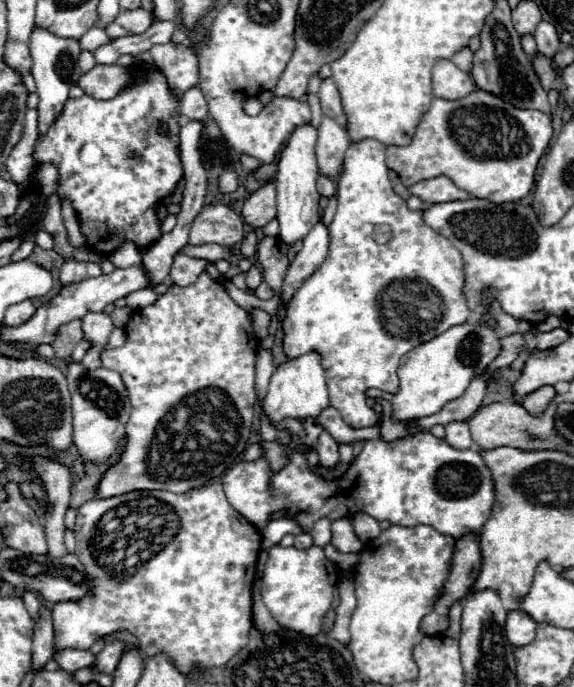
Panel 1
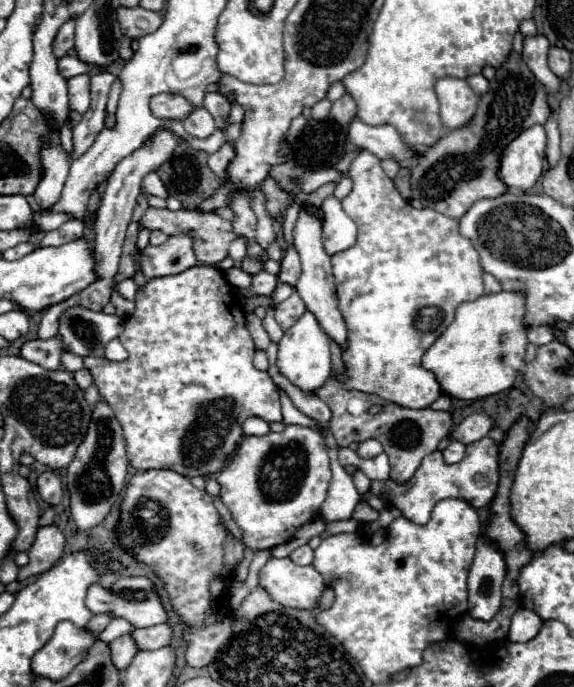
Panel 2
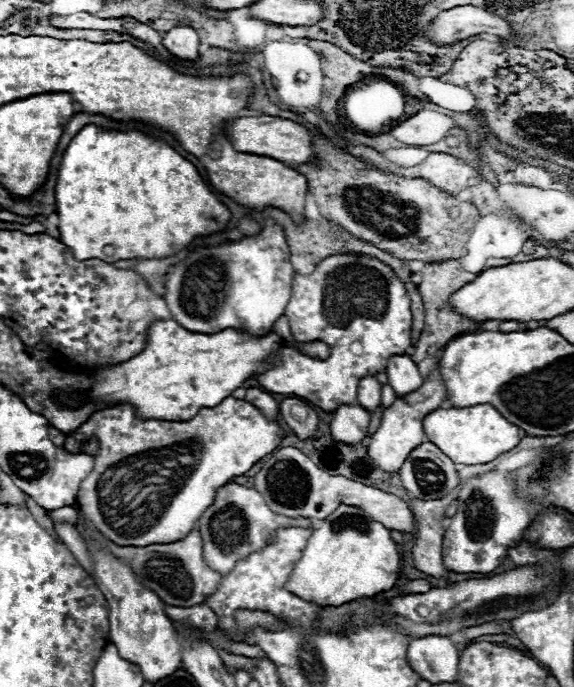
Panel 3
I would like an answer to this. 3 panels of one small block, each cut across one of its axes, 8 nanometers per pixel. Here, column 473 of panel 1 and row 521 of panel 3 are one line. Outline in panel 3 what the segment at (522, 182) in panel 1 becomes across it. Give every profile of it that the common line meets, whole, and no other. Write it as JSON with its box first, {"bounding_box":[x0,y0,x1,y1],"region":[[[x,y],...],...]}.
{"bounding_box":[64,396,284,546],"region":[[[228,396],[214,408],[198,410],[198,414],[186,422],[144,420],[136,414],[132,404],[106,408],[94,412],[88,422],[84,422],[72,434],[66,434],[64,448],[72,454],[78,454],[82,452],[82,444],[88,440],[98,444],[98,452],[94,456],[92,472],[80,484],[80,510],[114,544],[150,546],[184,538],[192,530],[194,522],[198,522],[200,514],[214,502],[216,488],[230,482],[234,476],[246,474],[258,460],[274,452],[284,440],[284,430],[278,422],[268,420],[254,404]]]}

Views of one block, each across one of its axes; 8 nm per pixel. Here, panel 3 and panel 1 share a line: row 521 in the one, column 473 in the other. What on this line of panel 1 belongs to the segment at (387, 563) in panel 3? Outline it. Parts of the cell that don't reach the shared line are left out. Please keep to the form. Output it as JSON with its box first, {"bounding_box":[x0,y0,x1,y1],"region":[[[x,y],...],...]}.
{"bounding_box":[380,322,500,422],"region":[[[464,322],[460,326],[448,328],[444,334],[420,344],[402,356],[398,378],[400,388],[394,394],[380,394],[380,398],[390,400],[392,420],[408,422],[424,416],[432,416],[444,408],[446,402],[458,398],[474,374],[480,374],[498,356],[500,340],[492,328],[478,322]]]}

